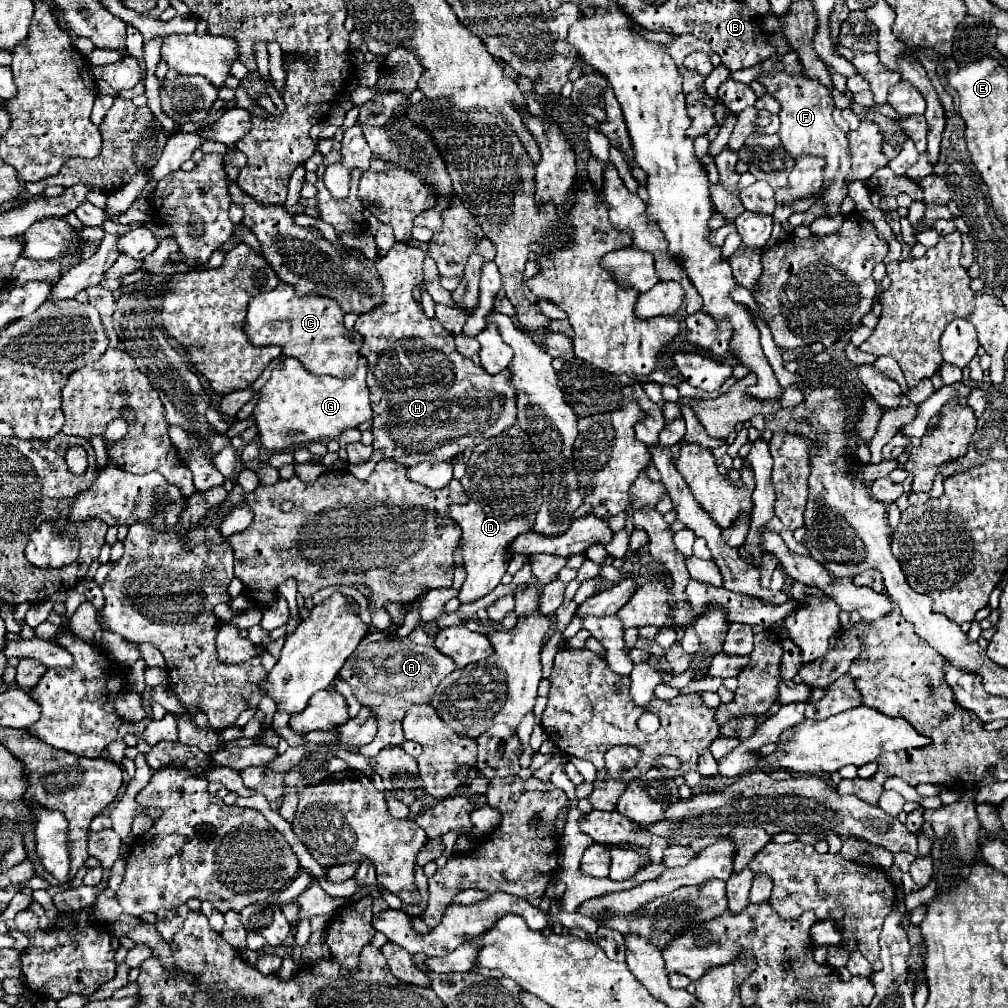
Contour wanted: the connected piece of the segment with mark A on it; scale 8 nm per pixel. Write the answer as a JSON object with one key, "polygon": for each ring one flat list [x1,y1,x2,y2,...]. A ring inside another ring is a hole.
{"polygon":[[376,631,368,633,356,647,354,655,346,659,340,671,340,677,350,683,352,693,360,701,360,705,368,707,376,715,378,733,372,743,360,749,360,753,366,757,374,757,386,745,402,745,404,743,402,719,406,711,412,709,412,705,428,703,438,683,454,669,456,669,454,661,442,655,432,643,416,645,408,637,398,637,396,633,388,635,386,639,382,637,378,641]]}

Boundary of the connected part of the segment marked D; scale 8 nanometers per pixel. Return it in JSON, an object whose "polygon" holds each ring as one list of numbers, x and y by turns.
{"polygon":[[514,425,502,435,496,435,494,439,486,439,478,443,478,447,472,447,466,465,466,475,460,479,460,483,470,501,466,505,450,507,450,517,462,527,460,555,464,559,462,567,466,571,466,581,458,593,458,599,460,603,474,603,488,595,506,573,508,561,512,557,506,551,508,543,520,533,530,531,534,525,534,517,538,513,538,507,542,505,542,463,534,451,534,445,530,443,530,437,518,425]]}

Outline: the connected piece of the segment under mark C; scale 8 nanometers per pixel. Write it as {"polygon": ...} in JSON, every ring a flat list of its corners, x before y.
{"polygon":[[280,281,272,291,252,297,248,303,248,317,246,317,246,333,254,345,282,345,286,357,298,359,310,373,314,375,332,375,332,377,350,377,356,371,356,361,360,357,362,335,354,329,344,327,344,311,340,305,322,295,296,295,294,285]]}

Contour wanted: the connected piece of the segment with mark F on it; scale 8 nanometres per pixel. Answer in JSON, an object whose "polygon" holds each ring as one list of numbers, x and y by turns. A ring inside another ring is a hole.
{"polygon":[[762,73,756,77,758,83,766,87,766,91,780,103,780,129,778,137,782,141,782,147,786,155,790,155,794,161,798,161,804,155,822,157,826,161,824,165,824,191,818,195,816,203,822,201,826,215,834,217,840,213,842,201,848,197,848,183,846,177,850,173,850,149,848,149,848,137,844,131,840,131,832,119,832,95,830,91,820,85,814,79,808,79,804,75,786,75,786,73]]}

